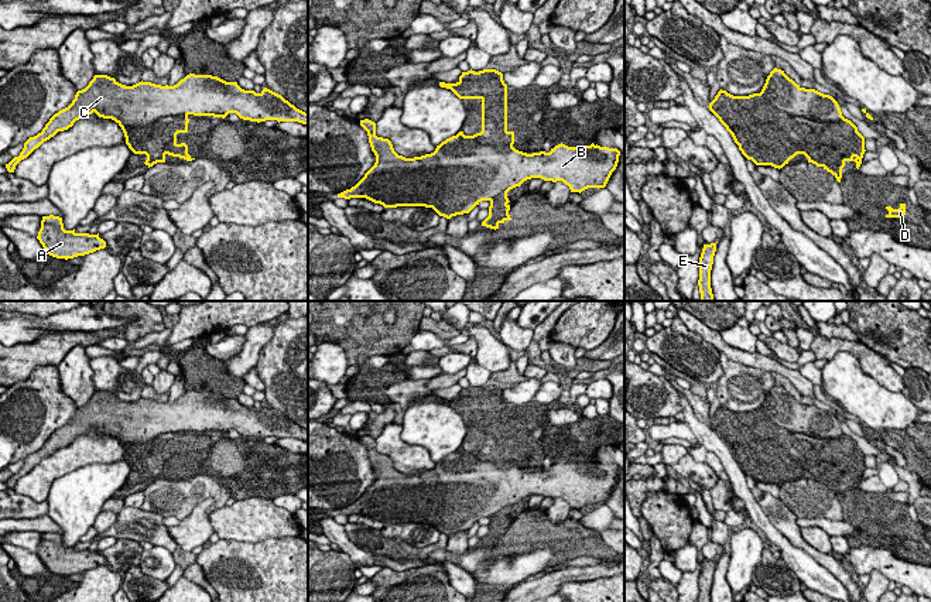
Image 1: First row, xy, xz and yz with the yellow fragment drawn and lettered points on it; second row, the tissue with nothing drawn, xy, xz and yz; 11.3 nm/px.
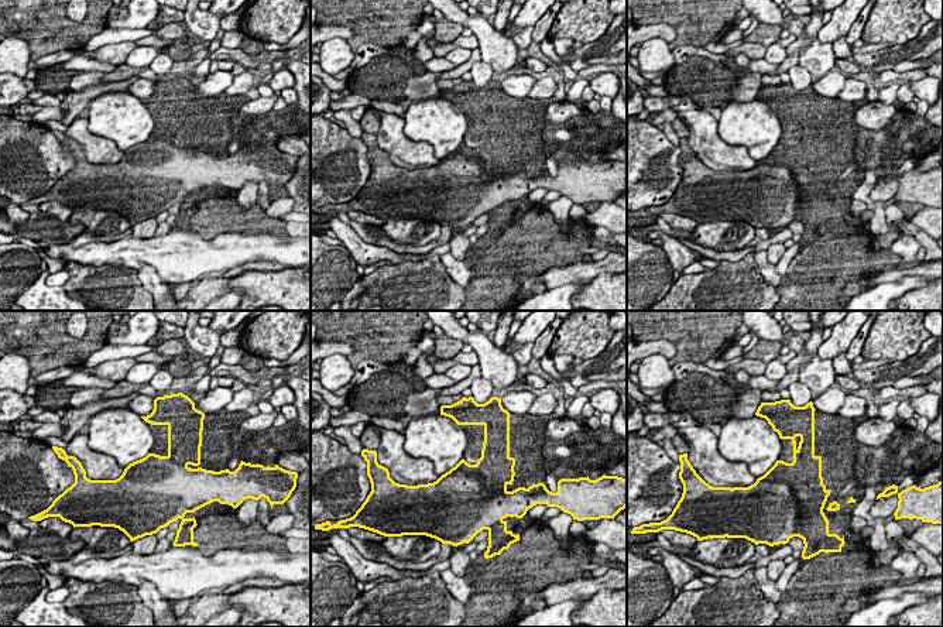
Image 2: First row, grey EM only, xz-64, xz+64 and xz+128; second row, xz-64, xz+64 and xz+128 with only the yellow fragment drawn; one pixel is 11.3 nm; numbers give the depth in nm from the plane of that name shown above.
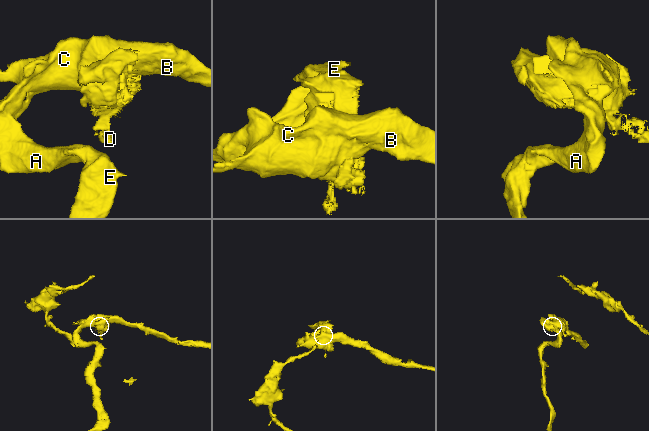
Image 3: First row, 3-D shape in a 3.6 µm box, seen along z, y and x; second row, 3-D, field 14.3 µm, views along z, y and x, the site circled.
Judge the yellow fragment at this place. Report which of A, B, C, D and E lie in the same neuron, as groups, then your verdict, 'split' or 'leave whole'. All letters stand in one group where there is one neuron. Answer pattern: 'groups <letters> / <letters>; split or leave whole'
groups A B C D E; leave whole

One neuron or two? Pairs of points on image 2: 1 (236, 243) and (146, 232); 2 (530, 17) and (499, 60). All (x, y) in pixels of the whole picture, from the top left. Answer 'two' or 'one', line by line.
1: two
2: two

